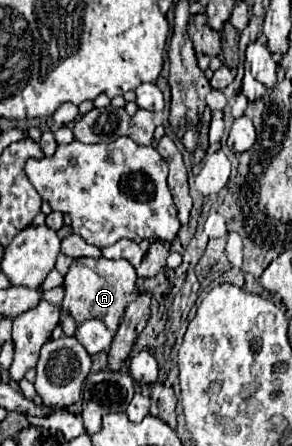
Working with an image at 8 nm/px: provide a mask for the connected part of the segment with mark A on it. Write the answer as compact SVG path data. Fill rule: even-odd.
M74 259L66 277L64 277L64 301L60 305L62 313L70 313L76 325L82 325L88 319L100 319L110 331L118 329L118 323L128 307L132 293L136 291L136 271L126 259Z

